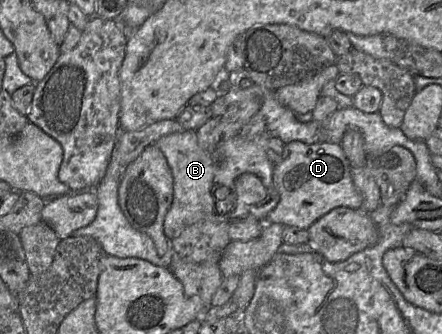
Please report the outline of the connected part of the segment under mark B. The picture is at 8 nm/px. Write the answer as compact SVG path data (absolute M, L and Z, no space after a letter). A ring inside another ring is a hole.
M184 130L160 138L155 144L165 155L173 174L173 201L163 223L166 237L169 240L176 238L187 226L213 213L225 216L221 199L226 197L226 188L234 189L235 179L247 172L256 174L271 194L268 192L269 202L260 206L252 206L247 212L248 216L241 217L241 219L254 218L264 221L279 202L279 194L272 180L274 163L267 155L270 138L271 136L266 132L251 139L237 135L227 140L220 140L212 150L200 147L196 130ZM214 197L220 198L215 204Z

